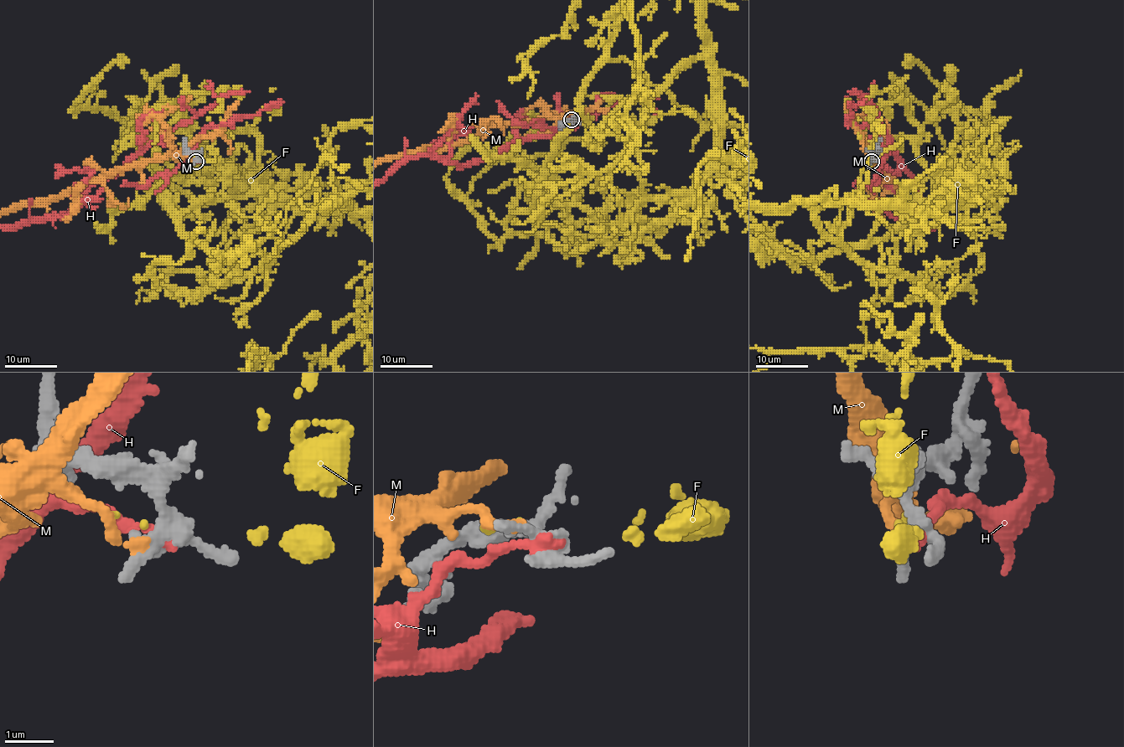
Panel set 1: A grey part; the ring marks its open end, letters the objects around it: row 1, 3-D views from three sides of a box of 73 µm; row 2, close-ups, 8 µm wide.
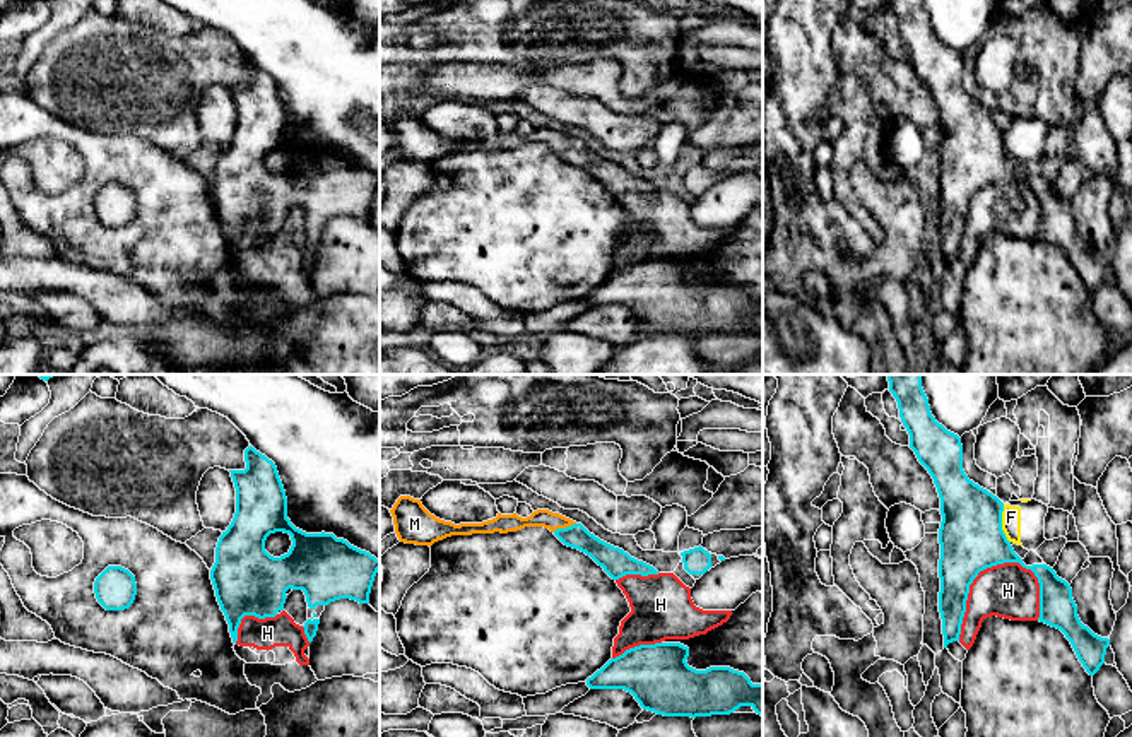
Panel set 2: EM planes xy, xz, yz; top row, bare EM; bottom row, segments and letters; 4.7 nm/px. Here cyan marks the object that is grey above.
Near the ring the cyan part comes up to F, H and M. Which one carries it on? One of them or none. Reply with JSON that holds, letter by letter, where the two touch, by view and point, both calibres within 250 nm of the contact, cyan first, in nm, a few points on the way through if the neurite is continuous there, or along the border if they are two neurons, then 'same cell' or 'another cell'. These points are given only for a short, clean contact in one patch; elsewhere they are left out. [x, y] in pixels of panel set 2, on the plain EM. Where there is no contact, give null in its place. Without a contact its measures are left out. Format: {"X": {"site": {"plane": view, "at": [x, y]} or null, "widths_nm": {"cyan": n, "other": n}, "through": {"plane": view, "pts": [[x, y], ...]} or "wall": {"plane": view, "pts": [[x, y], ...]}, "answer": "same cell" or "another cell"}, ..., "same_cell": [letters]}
{"F": {"site": {"plane": "yz", "at": [1001, 141]}, "widths_nm": {"cyan": 300, "other": 100}, "wall": {"plane": "yz", "pts": [[1002, 122], [1002, 149], [1009, 159]]}, "answer": "another cell"}, "H": {"site": {"plane": "yz", "at": [975, 194]}, "widths_nm": {"cyan": 300, "other": 260}, "answer": "another cell"}, "M": {"site": {"plane": "xz", "at": [563, 146]}, "widths_nm": {"cyan": 120, "other": 90}, "answer": "same cell"}, "same_cell": ["M"]}

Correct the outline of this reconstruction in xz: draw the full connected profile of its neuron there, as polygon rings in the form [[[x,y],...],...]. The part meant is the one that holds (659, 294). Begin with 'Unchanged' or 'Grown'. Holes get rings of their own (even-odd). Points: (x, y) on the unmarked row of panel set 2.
Unchanged. [[[681,260],[640,262],[610,275],[587,296],[590,306],[624,306],[634,313],[643,327],[663,333],[711,333],[730,332],[740,323],[751,323],[763,333],[763,301],[730,284],[696,287],[687,282],[689,265]]]

